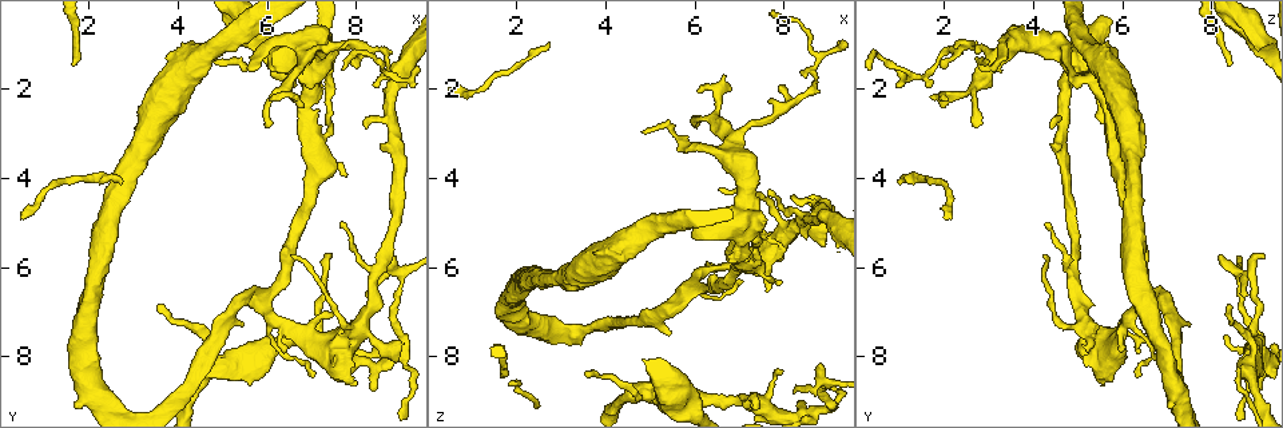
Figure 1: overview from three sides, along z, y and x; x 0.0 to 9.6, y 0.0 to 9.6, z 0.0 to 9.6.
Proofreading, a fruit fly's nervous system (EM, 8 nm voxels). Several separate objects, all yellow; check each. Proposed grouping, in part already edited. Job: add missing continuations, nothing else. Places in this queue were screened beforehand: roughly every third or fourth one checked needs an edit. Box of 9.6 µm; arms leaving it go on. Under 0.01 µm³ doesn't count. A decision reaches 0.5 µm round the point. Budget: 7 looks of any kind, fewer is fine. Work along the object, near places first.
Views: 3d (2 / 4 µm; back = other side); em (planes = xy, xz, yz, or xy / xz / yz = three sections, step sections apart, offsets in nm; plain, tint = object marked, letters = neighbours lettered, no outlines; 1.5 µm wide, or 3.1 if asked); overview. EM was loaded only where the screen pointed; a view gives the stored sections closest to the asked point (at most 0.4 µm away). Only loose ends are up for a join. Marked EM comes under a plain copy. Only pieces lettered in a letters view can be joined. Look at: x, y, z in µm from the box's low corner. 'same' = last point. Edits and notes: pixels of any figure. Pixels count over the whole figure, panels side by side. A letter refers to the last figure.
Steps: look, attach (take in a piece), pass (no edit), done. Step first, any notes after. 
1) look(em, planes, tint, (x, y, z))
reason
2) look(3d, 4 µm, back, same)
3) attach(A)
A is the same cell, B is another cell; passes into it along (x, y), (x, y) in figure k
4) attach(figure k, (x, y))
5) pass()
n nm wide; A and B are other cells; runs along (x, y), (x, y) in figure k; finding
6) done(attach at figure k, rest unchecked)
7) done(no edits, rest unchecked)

look(3d, 4 µm, (1.70, 1.45, 8.40))
an open end

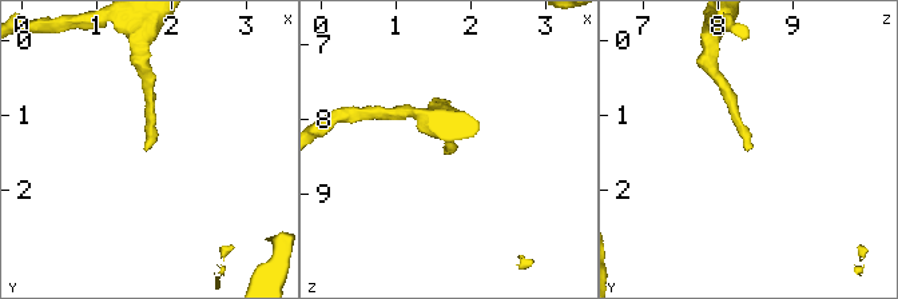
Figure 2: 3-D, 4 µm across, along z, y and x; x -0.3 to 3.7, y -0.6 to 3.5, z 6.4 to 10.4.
look(em, yz, step 8, tint, (1.65, 1.45, 8.35))

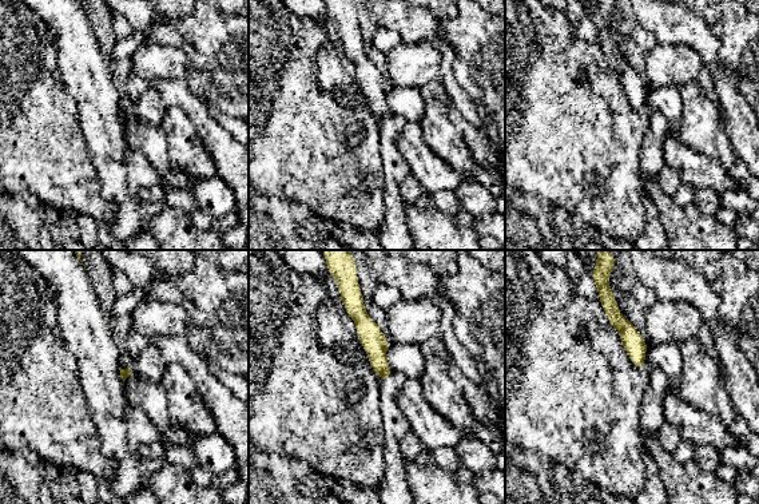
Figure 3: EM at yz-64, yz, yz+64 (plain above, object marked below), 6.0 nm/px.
look(em, planes, letters, same)

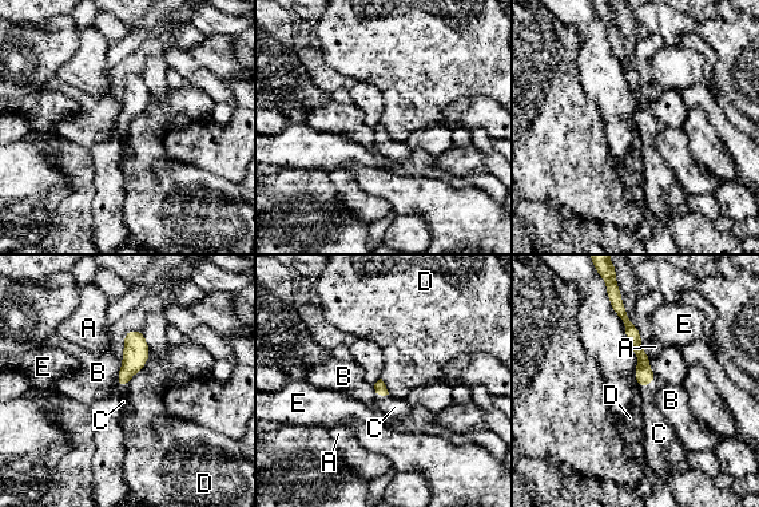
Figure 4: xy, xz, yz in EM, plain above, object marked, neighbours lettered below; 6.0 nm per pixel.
attach(figure 4, (655, 423))
C is the same cell, A, B, D and E are other cells; passes into it along (643, 372), (648, 383), (655, 423) in figure 4; it goes on there

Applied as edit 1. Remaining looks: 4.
look(overview)

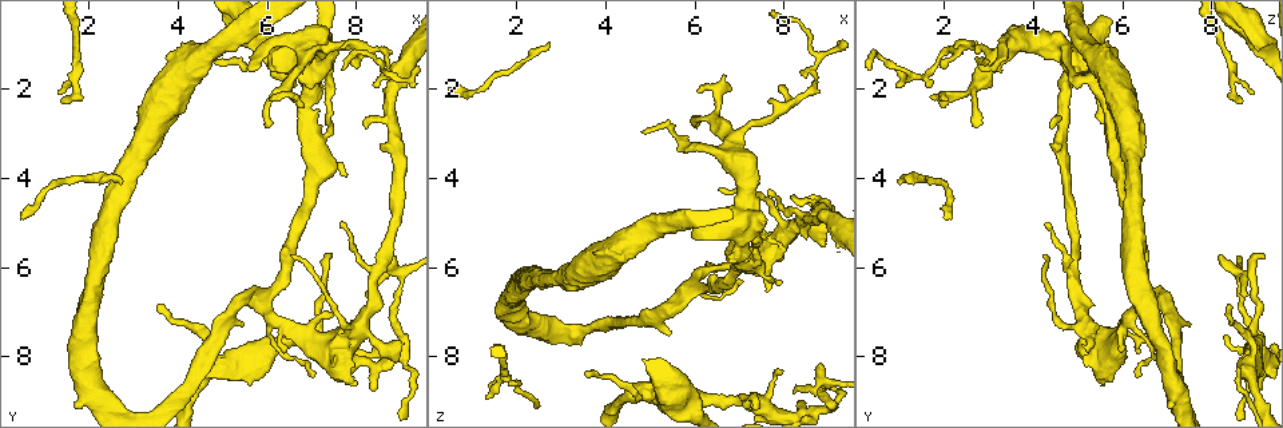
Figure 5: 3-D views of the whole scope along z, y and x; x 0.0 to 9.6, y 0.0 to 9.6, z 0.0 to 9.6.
look(em, planes, letters, (7.70, 3.95, 6.35))
branch stops here

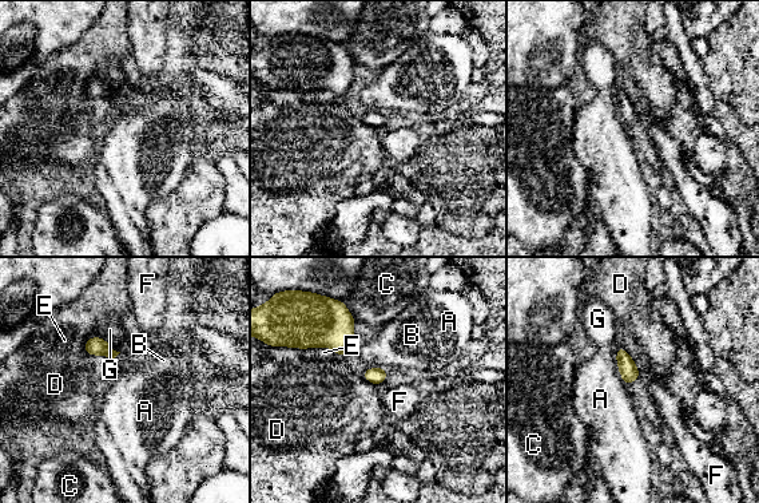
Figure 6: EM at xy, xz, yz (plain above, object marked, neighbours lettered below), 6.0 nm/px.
pass()
A, B, C, D, E, F and G are other cells; border along (94, 335), (84, 344), (87, 355) in figure 6; no lettered piece goes on from it

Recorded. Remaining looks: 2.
look(3d, 2 µm, (8.80, 5.75, 8.15))
thin end

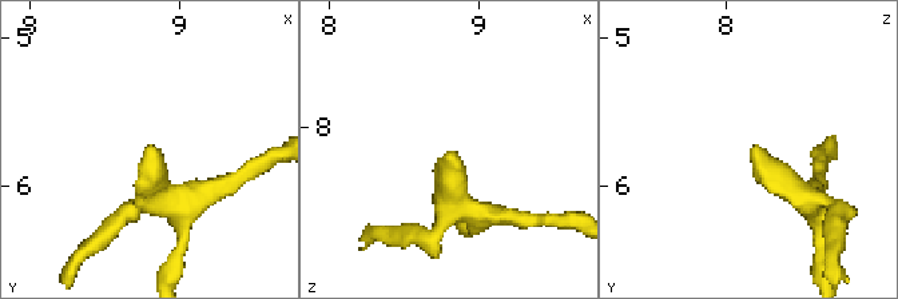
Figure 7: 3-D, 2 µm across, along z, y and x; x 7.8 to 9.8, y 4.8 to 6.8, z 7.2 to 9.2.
look(em, yz, step 8, letters, (8.84, 5.74, 8.24))

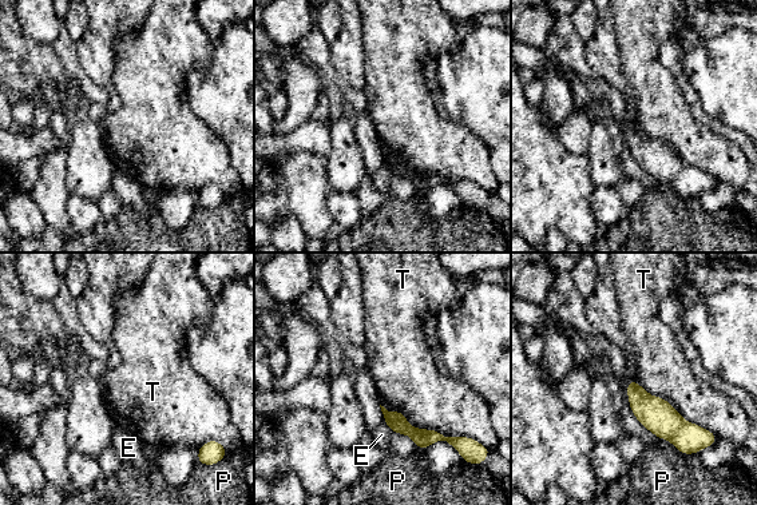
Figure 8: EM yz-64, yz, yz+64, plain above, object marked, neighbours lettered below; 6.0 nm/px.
pass()
E, P and T are other cells; runs along (387, 414), (419, 436), (436, 436) in figure 8; none of them fits

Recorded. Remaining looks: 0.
done(attach at figure 4, rest unchecked)

